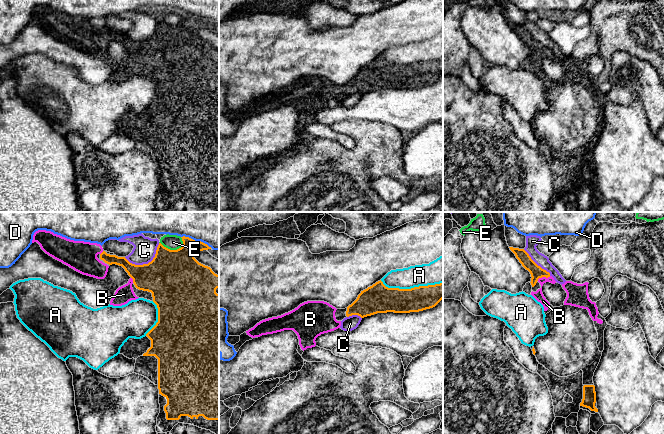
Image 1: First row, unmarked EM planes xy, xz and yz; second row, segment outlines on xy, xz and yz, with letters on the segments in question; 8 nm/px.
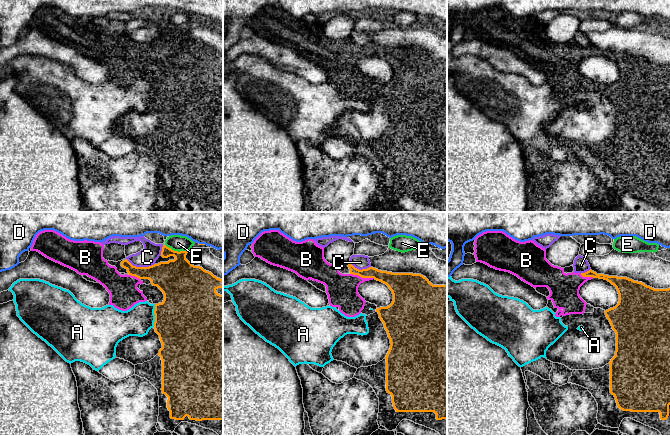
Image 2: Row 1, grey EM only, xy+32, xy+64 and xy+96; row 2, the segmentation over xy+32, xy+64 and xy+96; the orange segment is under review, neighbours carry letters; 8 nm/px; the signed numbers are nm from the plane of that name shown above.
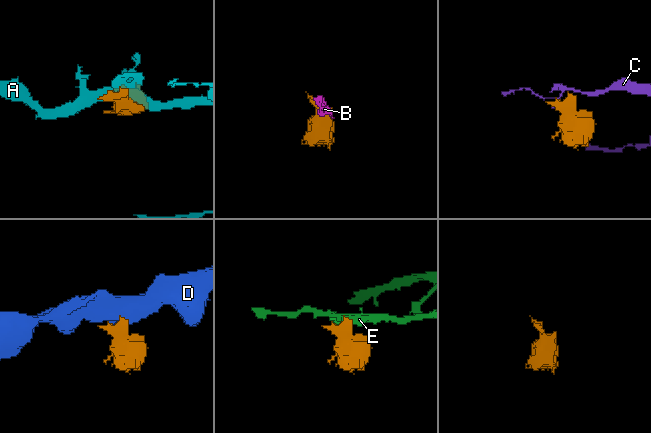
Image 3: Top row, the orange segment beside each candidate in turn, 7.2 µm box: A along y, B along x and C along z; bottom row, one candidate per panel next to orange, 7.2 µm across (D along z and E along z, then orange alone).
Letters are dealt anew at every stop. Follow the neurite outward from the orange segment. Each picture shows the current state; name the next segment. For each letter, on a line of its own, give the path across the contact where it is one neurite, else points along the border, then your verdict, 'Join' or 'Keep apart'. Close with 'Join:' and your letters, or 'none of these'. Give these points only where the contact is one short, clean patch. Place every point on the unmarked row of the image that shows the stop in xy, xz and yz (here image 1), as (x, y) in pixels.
A: Keep apart
B: Join
C: Keep apart
D: Keep apart
E: Boundary: xy (159, 18), (170, 25), (178, 25), (183, 21). Keep apart
Join: B

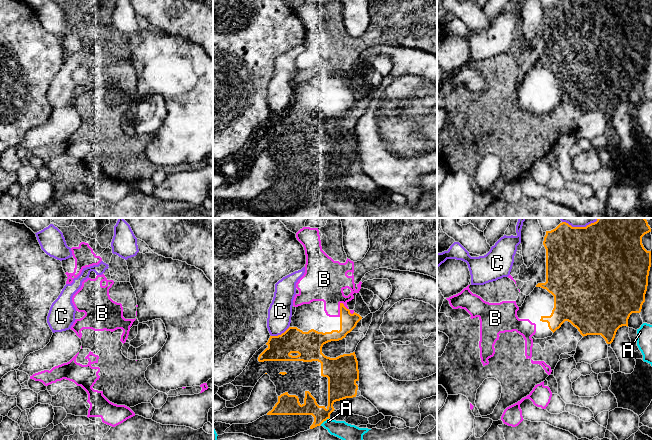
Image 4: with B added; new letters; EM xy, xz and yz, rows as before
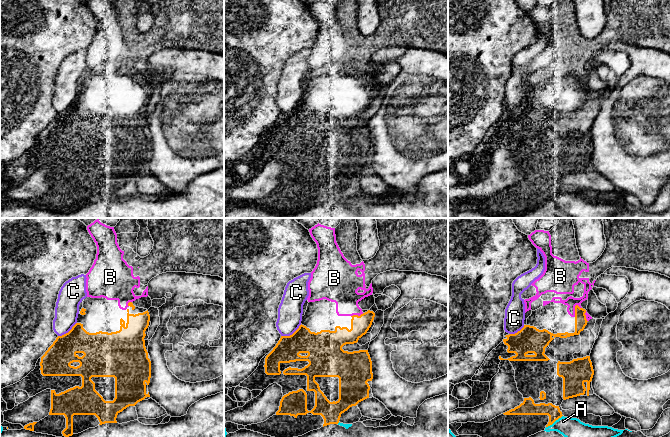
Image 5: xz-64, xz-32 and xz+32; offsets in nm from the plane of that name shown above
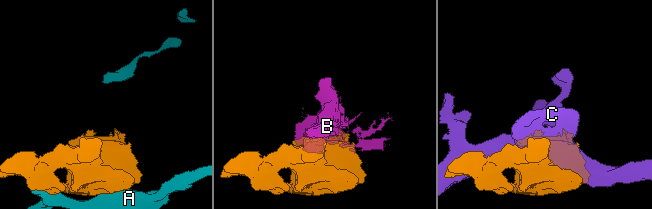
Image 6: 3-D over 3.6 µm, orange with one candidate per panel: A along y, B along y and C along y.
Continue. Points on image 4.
A: Keep apart
B: Join
C: Keep apart
Join: B

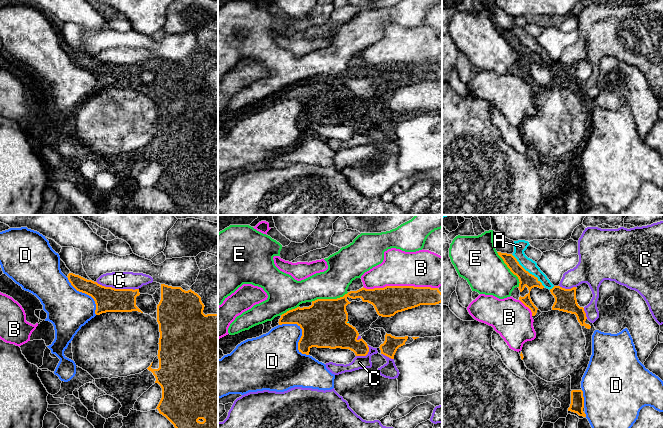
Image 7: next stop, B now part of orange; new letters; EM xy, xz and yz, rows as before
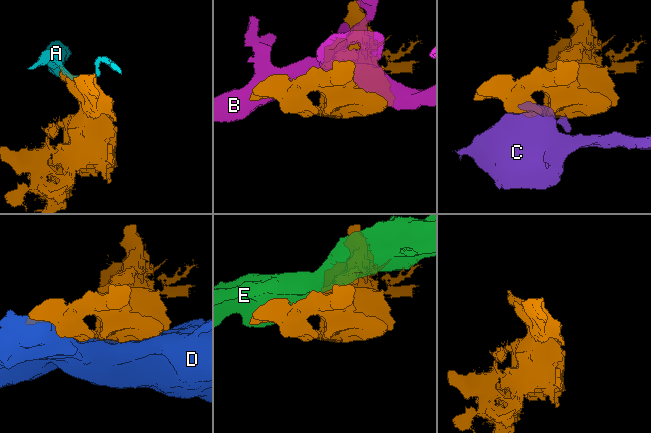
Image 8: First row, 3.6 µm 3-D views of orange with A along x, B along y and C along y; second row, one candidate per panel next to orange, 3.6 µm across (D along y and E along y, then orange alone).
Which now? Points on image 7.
A: Keep apart
B: Keep apart
C: Keep apart
D: Keep apart
E: Keep apart
Join: none of these

